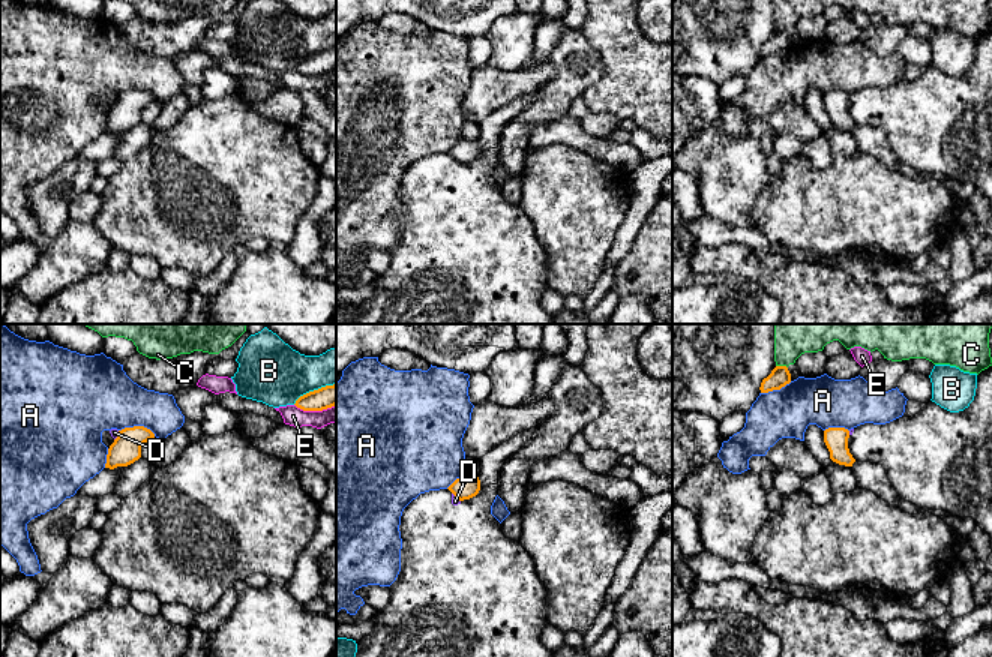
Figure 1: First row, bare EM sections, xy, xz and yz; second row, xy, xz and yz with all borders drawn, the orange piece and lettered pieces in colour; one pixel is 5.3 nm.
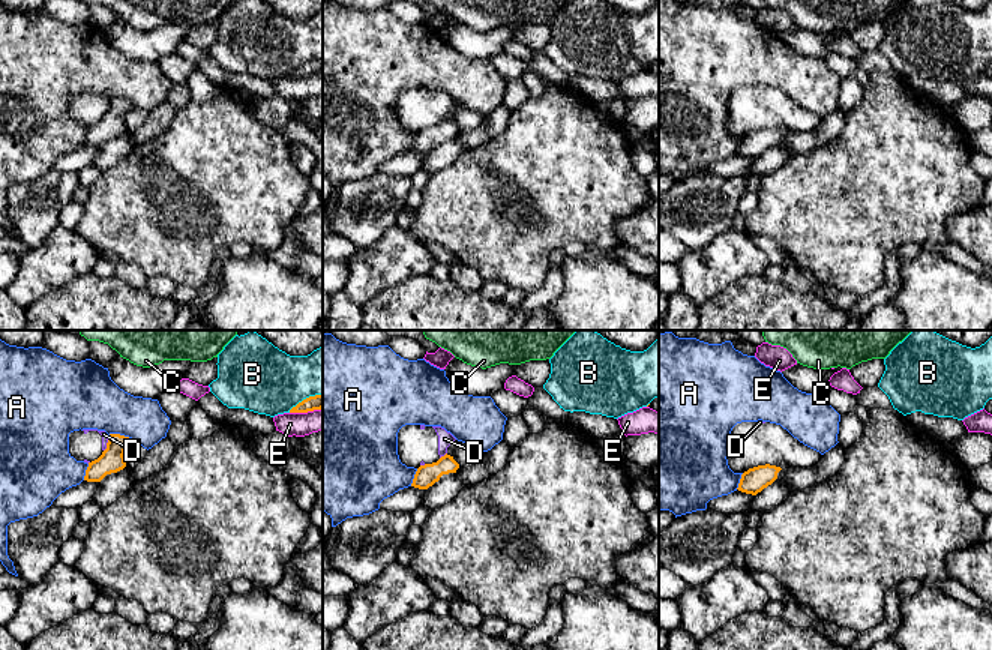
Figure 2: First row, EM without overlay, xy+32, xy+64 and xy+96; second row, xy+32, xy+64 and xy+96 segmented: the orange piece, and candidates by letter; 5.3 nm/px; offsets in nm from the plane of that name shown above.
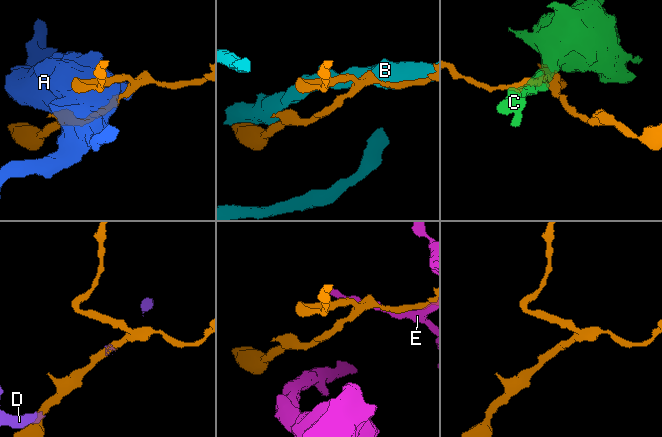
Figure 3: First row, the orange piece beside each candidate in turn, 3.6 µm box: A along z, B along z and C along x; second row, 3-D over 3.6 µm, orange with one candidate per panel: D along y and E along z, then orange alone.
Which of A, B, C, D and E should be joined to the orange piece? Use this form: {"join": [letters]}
{"join": []}

